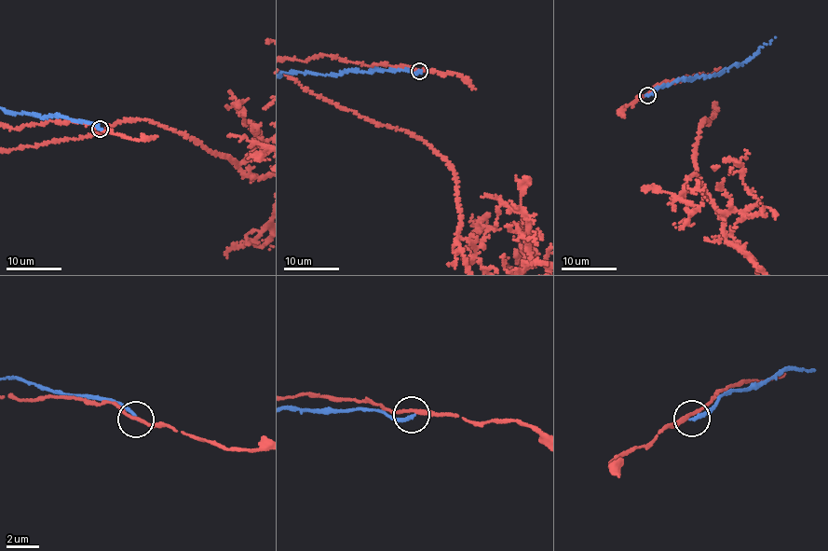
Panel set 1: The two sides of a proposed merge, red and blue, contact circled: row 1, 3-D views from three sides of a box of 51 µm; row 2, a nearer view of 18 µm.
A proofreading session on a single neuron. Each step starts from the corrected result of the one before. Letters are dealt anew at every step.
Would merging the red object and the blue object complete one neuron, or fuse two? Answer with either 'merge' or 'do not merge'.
do not merge

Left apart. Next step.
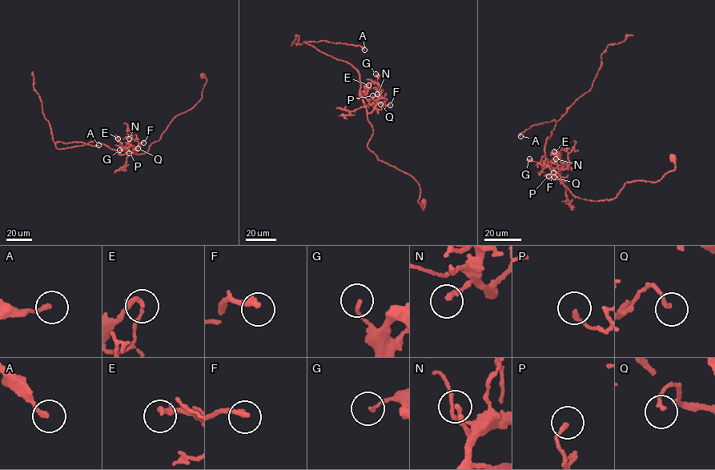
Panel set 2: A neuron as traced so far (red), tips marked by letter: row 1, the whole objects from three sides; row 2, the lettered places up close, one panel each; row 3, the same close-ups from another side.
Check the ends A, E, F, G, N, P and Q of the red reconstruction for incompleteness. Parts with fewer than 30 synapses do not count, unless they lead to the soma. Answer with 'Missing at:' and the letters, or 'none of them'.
Missing at: A, F

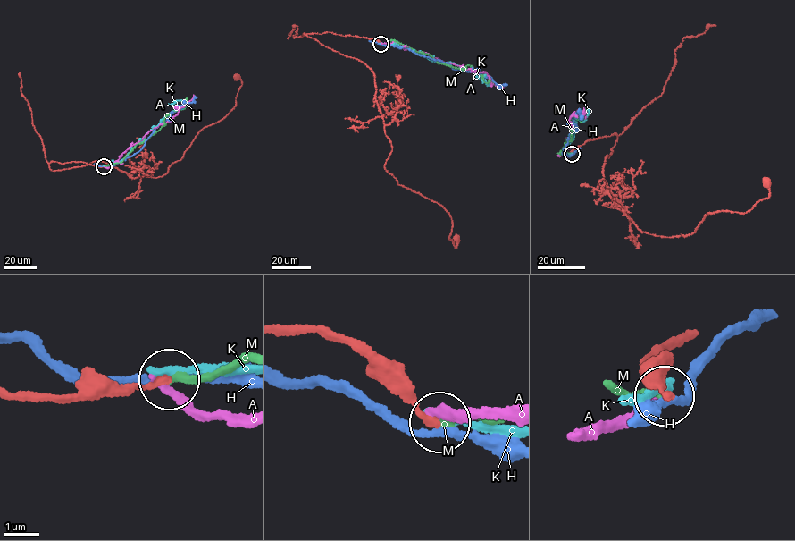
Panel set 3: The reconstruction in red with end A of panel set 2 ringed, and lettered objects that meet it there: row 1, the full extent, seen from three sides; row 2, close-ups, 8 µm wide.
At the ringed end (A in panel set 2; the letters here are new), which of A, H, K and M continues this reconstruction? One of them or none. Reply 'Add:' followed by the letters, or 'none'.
Add: M

